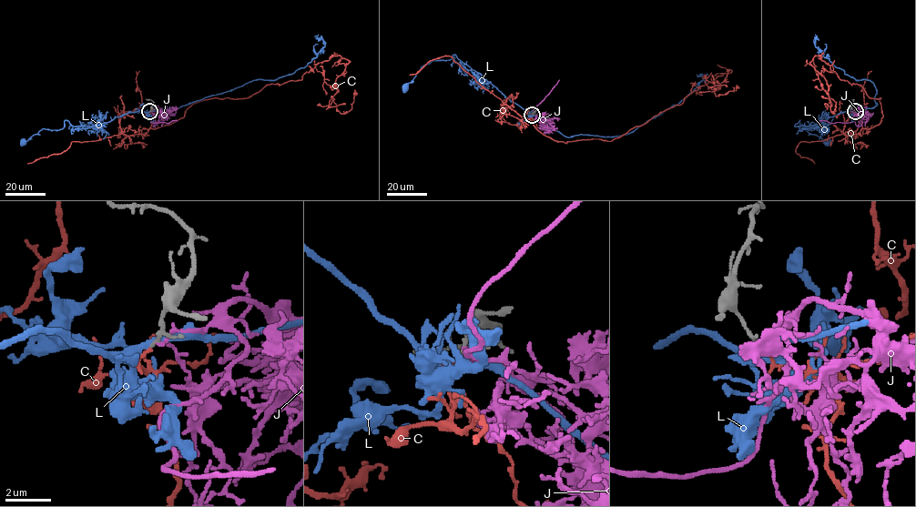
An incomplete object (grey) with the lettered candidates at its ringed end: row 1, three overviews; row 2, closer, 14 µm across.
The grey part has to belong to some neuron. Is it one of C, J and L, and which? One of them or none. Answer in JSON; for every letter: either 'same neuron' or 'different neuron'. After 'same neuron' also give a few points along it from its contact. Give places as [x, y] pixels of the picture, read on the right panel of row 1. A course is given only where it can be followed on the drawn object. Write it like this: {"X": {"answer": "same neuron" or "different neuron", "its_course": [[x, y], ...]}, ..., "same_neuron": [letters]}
{"C": {"answer": "same neuron", "its_course": [[855, 112], [862, 127], [878, 125], [880, 98], [816, 55], [809, 63], [834, 113], [824, 90]]}, "J": {"answer": "different neuron"}, "L": {"answer": "different neuron"}, "same_neuron": ["C"]}

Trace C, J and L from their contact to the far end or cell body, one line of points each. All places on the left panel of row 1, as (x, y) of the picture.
C: (149, 112), (151, 128), (169, 125), (336, 55), (350, 62), (340, 113), (355, 90)
J: (149, 111), (157, 110), (157, 112), (150, 117), (151, 122), (177, 121)
L: (149, 111), (127, 112), (89, 126), (73, 126), (66, 120), (57, 130), (42, 128), (23, 142)

